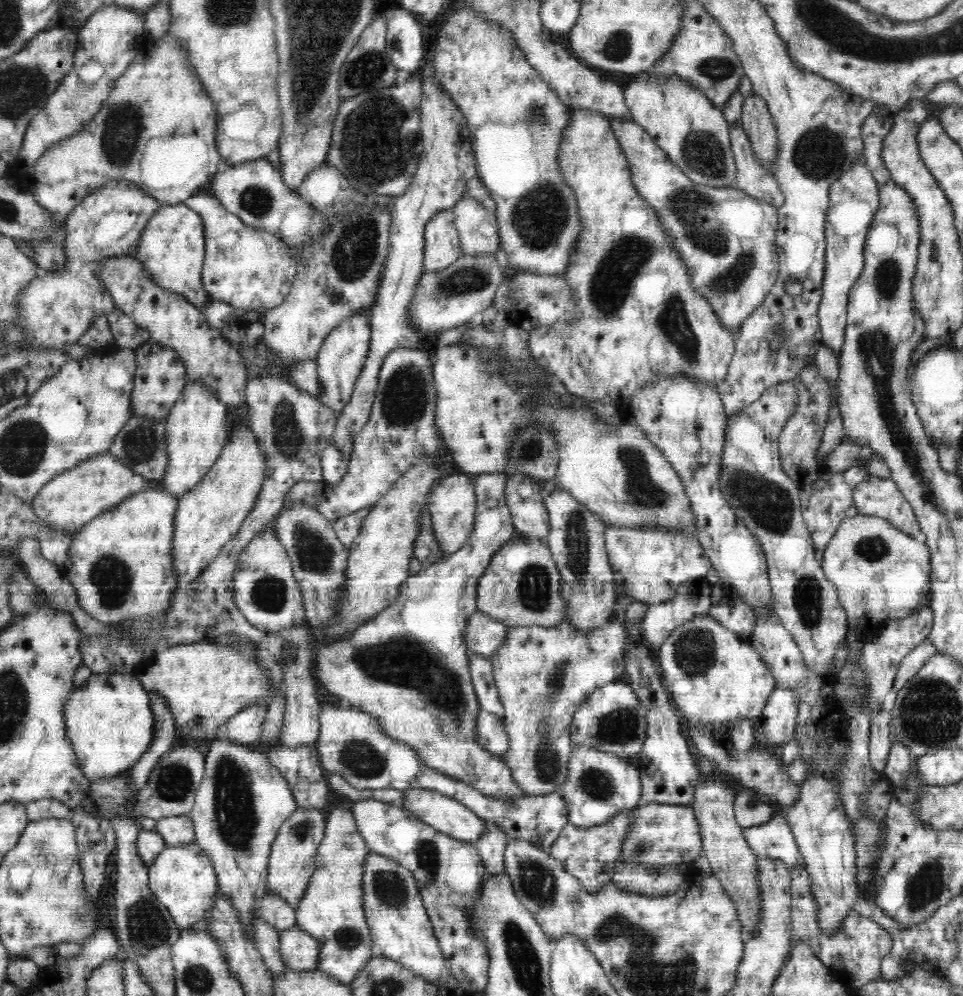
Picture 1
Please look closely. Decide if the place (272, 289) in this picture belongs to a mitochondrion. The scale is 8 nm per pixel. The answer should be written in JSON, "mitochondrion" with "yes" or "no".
{"mitochondrion":"no"}

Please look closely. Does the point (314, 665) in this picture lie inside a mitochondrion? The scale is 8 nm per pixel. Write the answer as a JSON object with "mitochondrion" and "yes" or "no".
{"mitochondrion":"no"}

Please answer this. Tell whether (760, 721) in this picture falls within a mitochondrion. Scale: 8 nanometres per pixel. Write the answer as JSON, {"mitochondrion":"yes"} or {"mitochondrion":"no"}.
{"mitochondrion":"no"}

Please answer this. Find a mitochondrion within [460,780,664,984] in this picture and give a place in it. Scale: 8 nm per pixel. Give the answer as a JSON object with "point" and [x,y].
{"point":[537,883]}

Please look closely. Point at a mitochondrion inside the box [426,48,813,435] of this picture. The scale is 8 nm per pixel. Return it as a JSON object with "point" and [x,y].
{"point":[697,212]}

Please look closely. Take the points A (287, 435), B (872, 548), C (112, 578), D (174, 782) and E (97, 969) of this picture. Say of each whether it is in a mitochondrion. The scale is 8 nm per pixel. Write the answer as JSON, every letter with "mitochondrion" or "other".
{"A":"mitochondrion","B":"mitochondrion","C":"mitochondrion","D":"mitochondrion","E":"other"}

